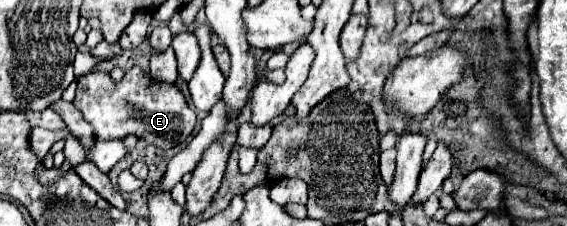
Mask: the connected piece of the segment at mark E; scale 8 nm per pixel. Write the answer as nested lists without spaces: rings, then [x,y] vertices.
[[[130,68],[120,82],[114,82],[106,72],[92,72],[78,80],[74,106],[82,112],[98,134],[98,140],[124,138],[136,134],[148,144],[170,150],[182,144],[196,128],[196,114],[188,108],[182,92],[170,84],[158,84],[140,68]]]

